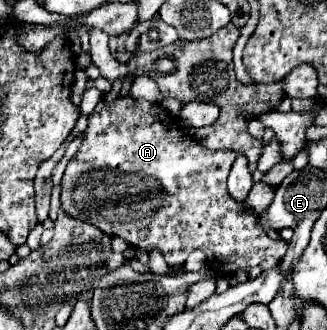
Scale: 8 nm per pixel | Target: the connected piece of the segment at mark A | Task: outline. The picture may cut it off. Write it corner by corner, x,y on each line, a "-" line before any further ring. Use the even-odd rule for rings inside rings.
130,95
120,97
120,99
112,101
112,103
104,103
104,99
100,99
100,103
96,105
96,109
94,109
94,111
90,113
90,117
88,117
88,127
86,127
86,131
84,131
82,145
80,145
78,153
74,155
74,161
86,163
86,167
90,167
90,169
86,169
86,171
96,171
96,175
100,175
100,179
104,179
104,203
100,203
100,199
96,199
96,187
80,187
80,175
84,175
84,169
82,169
82,171
78,169
78,173
76,173
76,171
72,171
72,169
68,167
66,173
64,173
64,177
62,177
62,211
64,211
68,217
84,219
84,221
92,223
94,227
98,227
98,229
104,231
106,235
122,237
128,245
132,245
132,247
136,247
136,249
140,249
140,251
150,253
150,251
158,249
158,251
164,255
166,263
168,263
170,267
174,267
174,269
180,269
180,267
184,265
186,257
190,255
190,251
194,251
194,249
202,249
202,251
206,253
208,269
210,269
212,273
216,273
216,275
230,275
230,273
234,273
234,271
250,271
252,267
260,267
262,271
266,271
266,269
270,269
270,267
276,267
276,265
282,261
288,243
286,243
286,241
276,241
276,239
272,239
272,237
258,225
258,215
248,213
248,211
244,209
244,205
238,203
238,201
234,201
234,199
228,195
228,191
226,191
226,177
228,177
228,173
230,173
230,169
232,169
232,163
234,163
234,159
236,159
236,153
232,153
232,151
228,151
228,149
208,151
206,147
200,147
200,143
196,143
192,137
188,137
188,135
186,135
178,125
174,125
174,123
180,123
180,121
178,121
176,117
172,117
160,103
150,103
150,101
146,101
146,99
132,99
-
142,229
148,229
146,239
140,237
140,231
142,231

